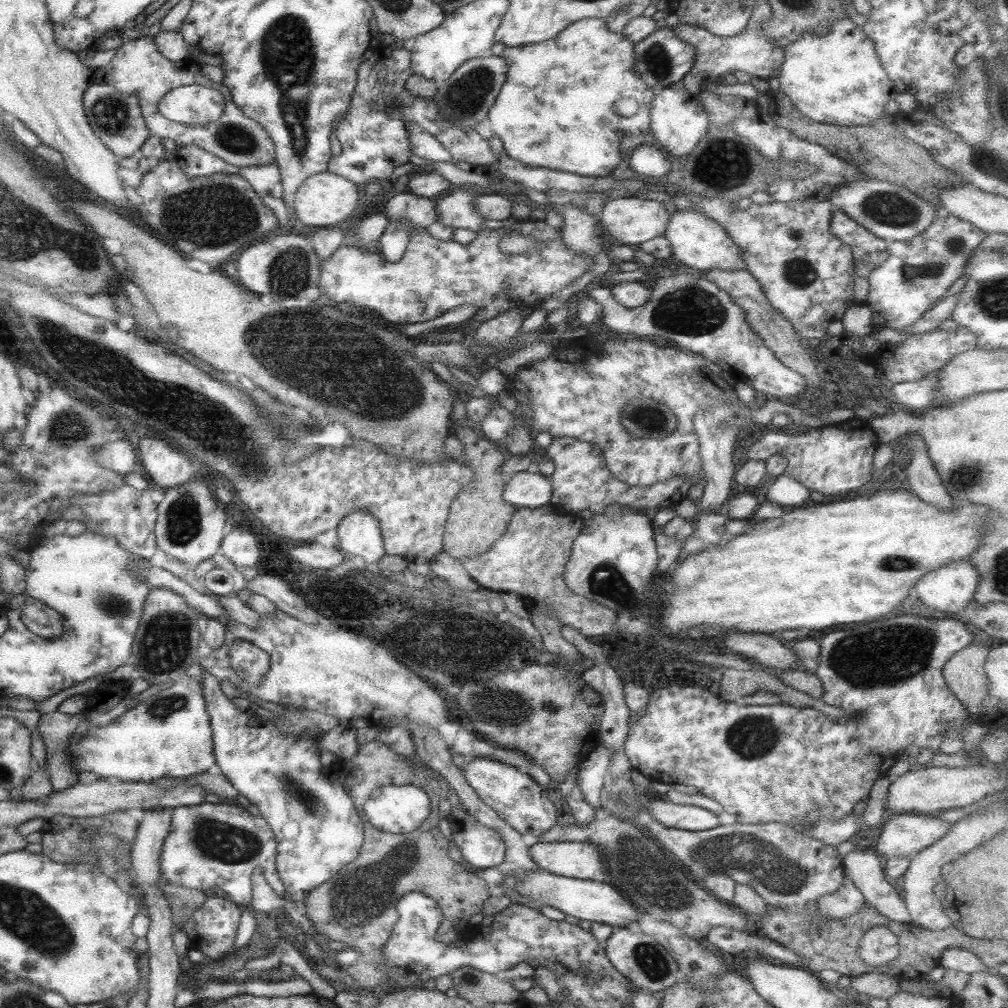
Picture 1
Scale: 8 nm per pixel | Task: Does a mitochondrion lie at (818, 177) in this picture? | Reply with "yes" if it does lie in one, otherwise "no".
no

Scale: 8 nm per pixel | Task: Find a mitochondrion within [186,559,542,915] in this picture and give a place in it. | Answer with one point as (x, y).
(213, 839)

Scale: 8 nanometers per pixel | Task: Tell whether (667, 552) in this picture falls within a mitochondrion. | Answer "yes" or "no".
no

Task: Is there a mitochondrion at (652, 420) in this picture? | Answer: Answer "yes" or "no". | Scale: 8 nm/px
yes

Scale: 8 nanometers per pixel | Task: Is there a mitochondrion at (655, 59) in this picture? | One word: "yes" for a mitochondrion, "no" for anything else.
yes

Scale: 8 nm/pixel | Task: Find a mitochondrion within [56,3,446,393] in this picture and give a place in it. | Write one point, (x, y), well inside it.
(287, 55)

